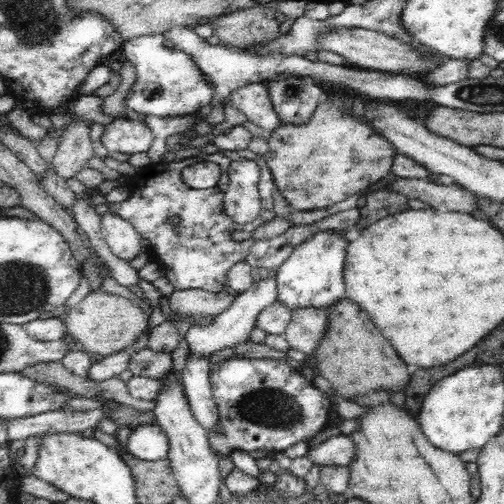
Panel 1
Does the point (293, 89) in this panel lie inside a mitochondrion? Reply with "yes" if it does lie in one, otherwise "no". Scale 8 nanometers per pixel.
yes

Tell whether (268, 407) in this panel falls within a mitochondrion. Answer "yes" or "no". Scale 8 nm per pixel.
yes

